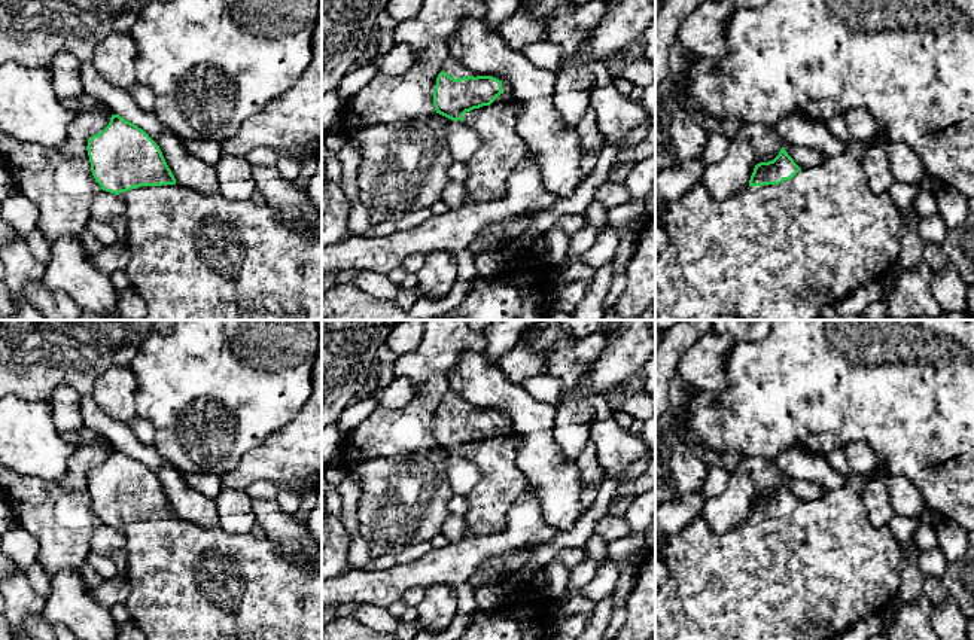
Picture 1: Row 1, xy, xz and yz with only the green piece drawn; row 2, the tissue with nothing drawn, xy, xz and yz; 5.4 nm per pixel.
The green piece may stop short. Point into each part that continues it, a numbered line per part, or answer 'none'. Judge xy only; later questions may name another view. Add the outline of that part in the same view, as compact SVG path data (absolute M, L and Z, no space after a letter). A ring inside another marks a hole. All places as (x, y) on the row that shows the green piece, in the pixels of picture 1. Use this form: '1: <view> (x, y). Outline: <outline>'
1: xy (194, 256). Outline: M179 183L162 186L140 186L122 195L125 202L127 237L131 259L125 266L131 287L146 304L140 320L322 320L322 234L302 235L286 225L278 213L268 205L249 201L231 201L219 192L206 195Z

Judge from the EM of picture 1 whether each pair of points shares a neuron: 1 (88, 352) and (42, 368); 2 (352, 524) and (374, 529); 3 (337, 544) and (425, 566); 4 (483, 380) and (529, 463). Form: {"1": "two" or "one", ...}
{"1": "one", "2": "two", "3": "two", "4": "one"}

